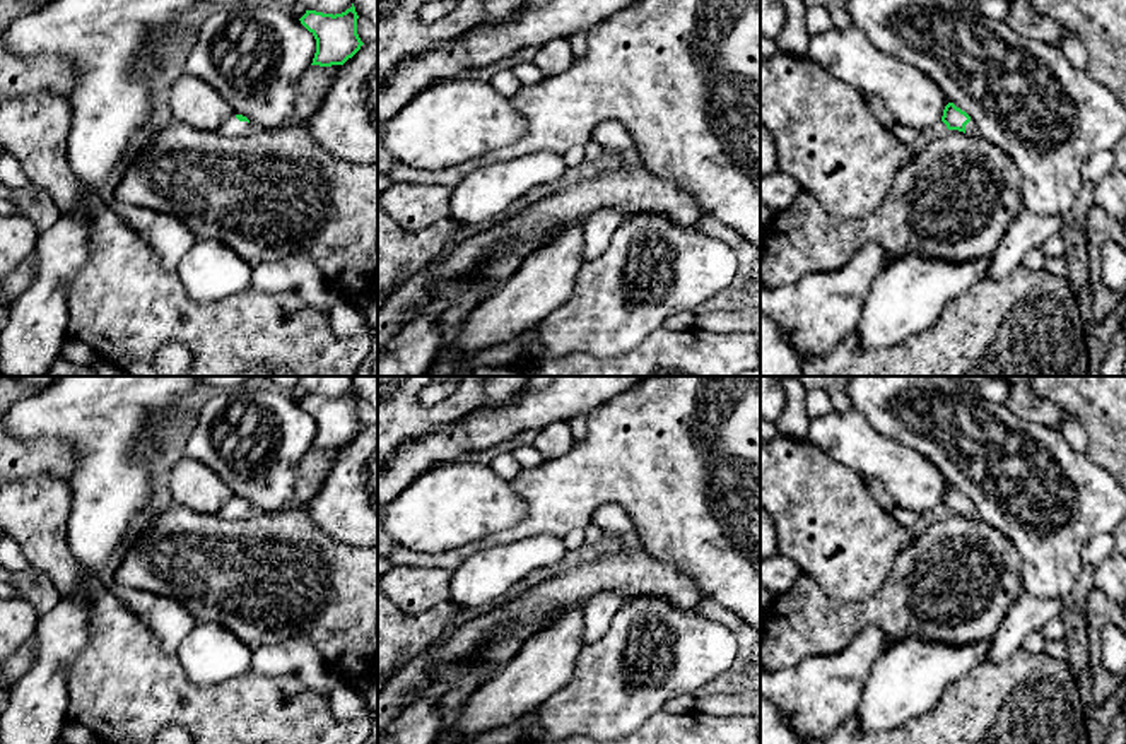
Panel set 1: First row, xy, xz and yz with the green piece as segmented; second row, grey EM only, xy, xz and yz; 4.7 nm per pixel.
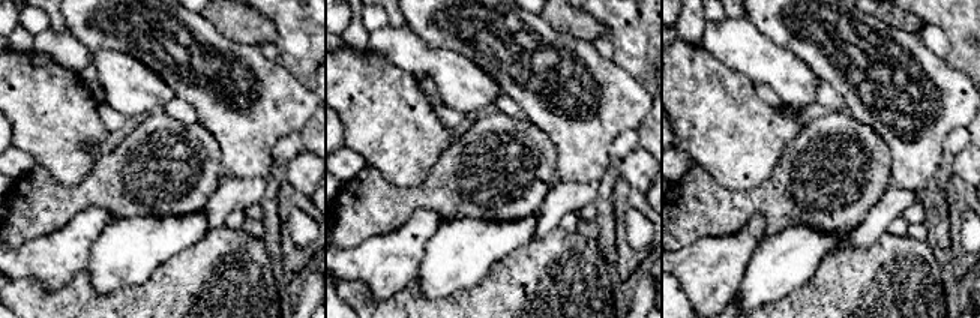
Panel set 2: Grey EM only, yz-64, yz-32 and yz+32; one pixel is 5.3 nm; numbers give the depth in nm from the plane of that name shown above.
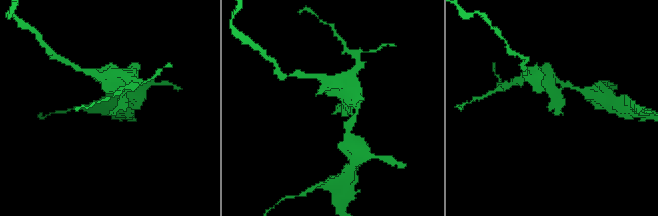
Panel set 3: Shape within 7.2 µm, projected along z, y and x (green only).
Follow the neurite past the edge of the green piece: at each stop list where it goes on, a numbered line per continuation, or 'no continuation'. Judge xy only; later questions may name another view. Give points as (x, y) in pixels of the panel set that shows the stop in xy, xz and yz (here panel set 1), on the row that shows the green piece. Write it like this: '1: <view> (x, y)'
1: xy (233, 127)

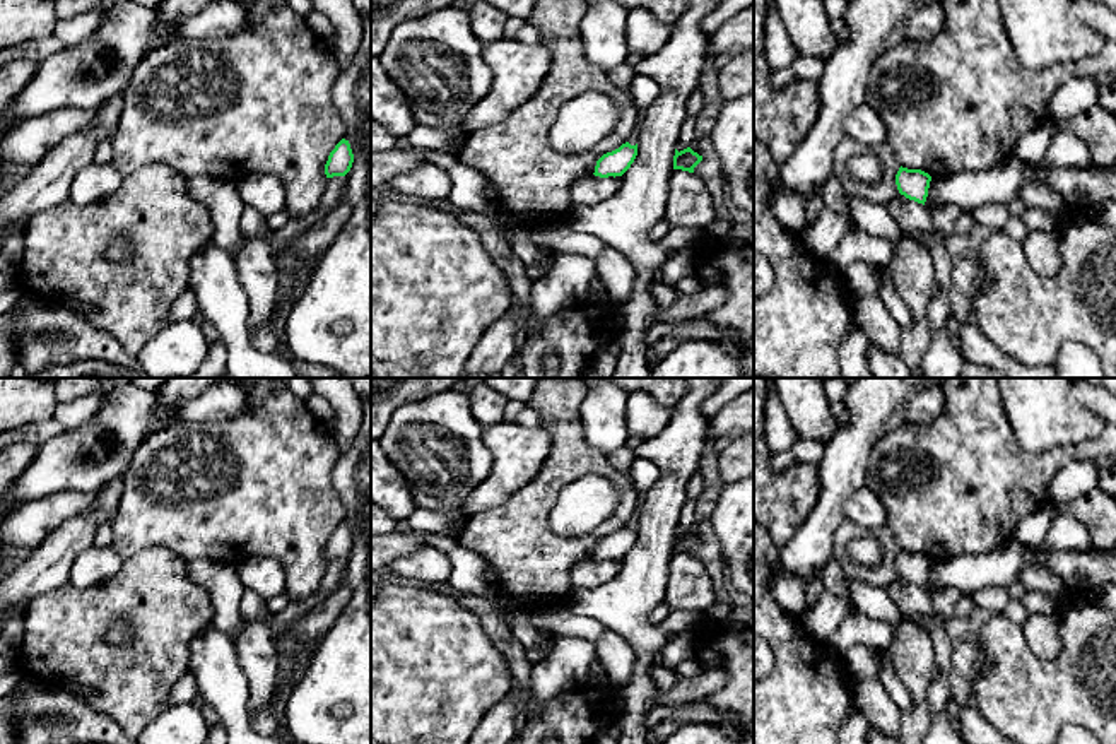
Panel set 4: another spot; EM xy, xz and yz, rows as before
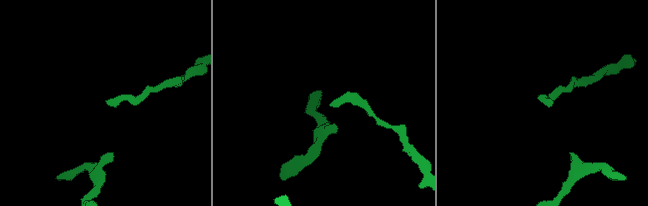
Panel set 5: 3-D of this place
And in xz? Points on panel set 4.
no continuation

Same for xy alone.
no continuation

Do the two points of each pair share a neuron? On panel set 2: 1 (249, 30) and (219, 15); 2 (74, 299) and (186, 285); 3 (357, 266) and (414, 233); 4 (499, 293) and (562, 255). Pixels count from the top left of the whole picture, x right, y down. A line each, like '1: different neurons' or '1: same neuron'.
1: same neuron
2: same neuron
3: same neuron
4: same neuron

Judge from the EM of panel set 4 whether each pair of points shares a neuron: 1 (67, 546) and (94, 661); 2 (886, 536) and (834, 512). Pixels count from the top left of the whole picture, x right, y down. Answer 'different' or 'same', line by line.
1: different
2: different

